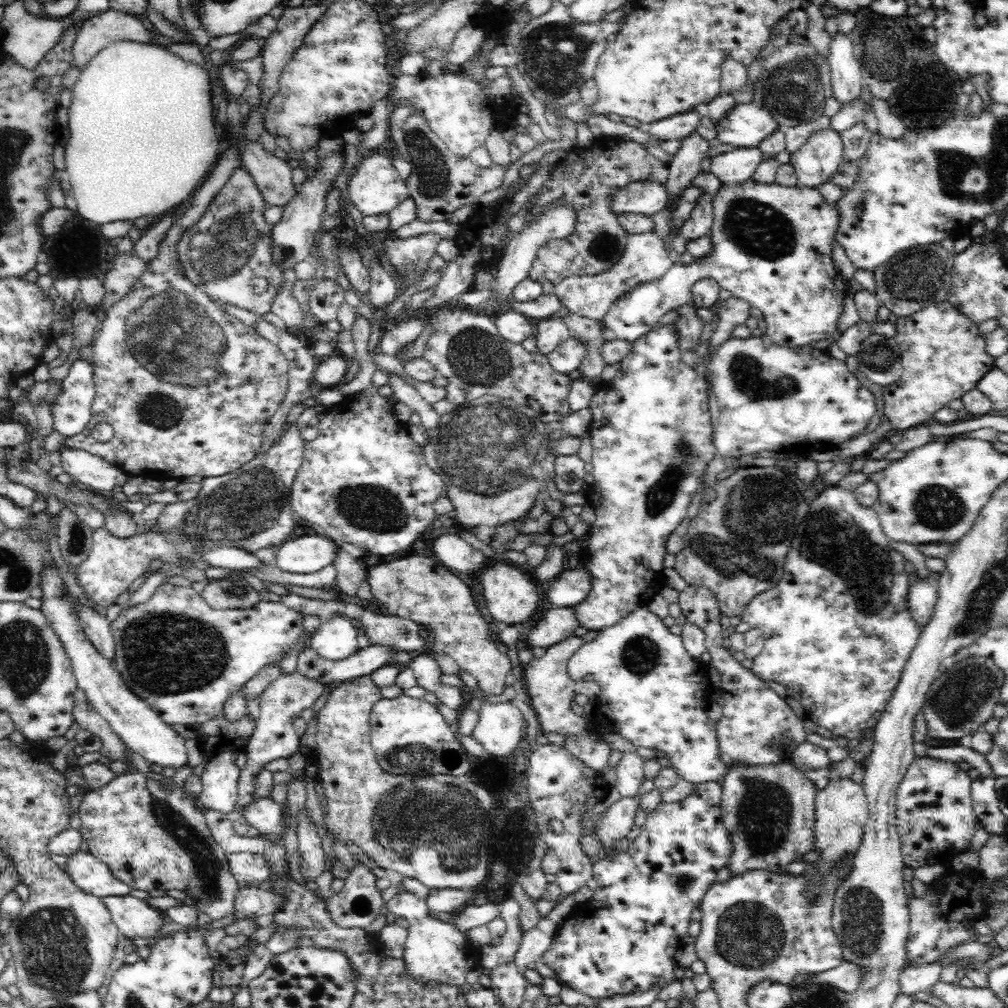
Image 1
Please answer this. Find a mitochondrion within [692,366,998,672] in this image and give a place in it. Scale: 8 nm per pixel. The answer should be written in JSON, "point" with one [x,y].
{"point":[853,546]}

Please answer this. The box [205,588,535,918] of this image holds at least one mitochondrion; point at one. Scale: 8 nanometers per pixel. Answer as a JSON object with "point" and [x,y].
{"point":[409,816]}

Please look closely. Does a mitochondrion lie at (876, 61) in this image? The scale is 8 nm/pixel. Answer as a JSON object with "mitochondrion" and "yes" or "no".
{"mitochondrion":"yes"}

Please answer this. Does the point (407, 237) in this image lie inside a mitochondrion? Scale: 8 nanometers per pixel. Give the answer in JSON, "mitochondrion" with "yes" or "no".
{"mitochondrion":"no"}

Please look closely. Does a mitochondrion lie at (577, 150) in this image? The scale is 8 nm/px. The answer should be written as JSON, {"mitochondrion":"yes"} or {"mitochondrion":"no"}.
{"mitochondrion":"no"}

